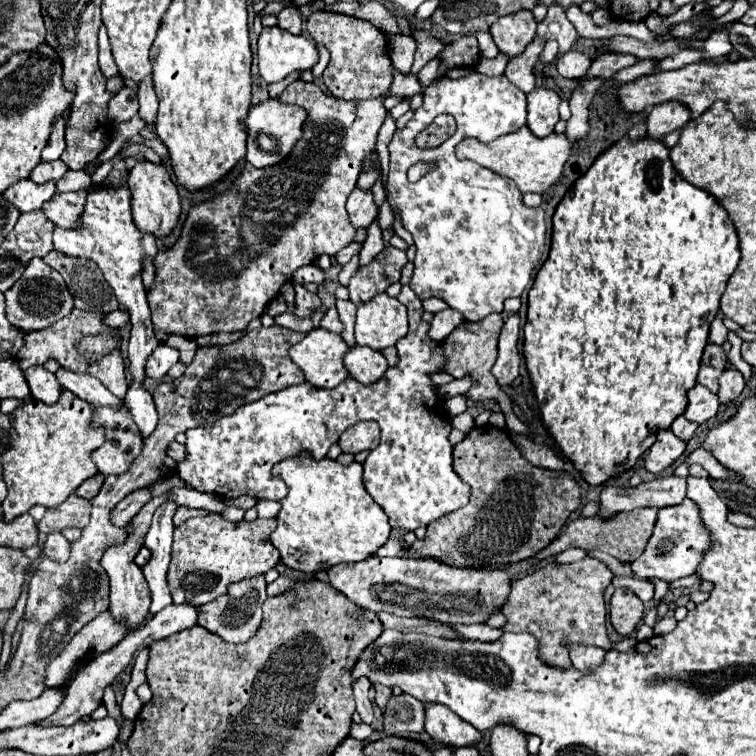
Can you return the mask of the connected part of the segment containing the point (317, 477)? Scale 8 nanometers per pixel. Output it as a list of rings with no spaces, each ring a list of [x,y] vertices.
[[[299,456],[299,460],[279,462],[275,466],[275,474],[279,474],[289,486],[289,494],[281,500],[283,506],[277,514],[277,530],[271,534],[271,544],[279,550],[285,566],[309,574],[317,570],[329,570],[341,562],[367,560],[389,540],[391,526],[387,522],[387,514],[371,500],[371,496],[367,496],[367,490],[363,488],[361,466],[341,466],[329,458],[311,462],[309,456]]]

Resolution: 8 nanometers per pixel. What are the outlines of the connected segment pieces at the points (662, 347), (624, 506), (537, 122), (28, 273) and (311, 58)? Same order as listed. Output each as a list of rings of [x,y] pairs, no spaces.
[[[619,140],[615,148],[609,148],[599,156],[599,160],[571,186],[565,200],[559,204],[553,216],[553,238],[547,262],[535,276],[533,288],[529,290],[529,310],[527,326],[523,328],[523,356],[529,372],[529,380],[537,398],[543,426],[549,436],[559,446],[563,458],[573,462],[575,470],[581,472],[583,480],[591,486],[605,484],[613,476],[623,474],[633,468],[635,462],[651,448],[659,430],[665,430],[681,416],[687,408],[687,392],[697,384],[695,376],[699,372],[699,362],[703,348],[707,344],[711,320],[719,312],[719,300],[731,272],[739,264],[739,244],[727,212],[719,202],[701,188],[687,184],[673,168],[669,160],[669,150],[661,140]]]
[[[659,476],[651,482],[641,482],[637,488],[605,486],[599,496],[599,512],[603,520],[613,518],[619,512],[631,512],[635,508],[675,506],[687,498],[687,478]]]
[[[535,88],[527,94],[527,128],[537,138],[545,138],[555,130],[559,122],[559,102],[557,92],[549,88]]]
[[[41,258],[31,260],[23,276],[11,286],[11,290],[5,292],[5,316],[15,328],[21,328],[23,332],[43,330],[55,324],[57,320],[65,318],[67,314],[71,314],[73,308],[75,308],[73,296],[67,292],[63,278]]]
[[[273,26],[263,28],[259,36],[257,58],[259,58],[257,62],[259,76],[267,84],[273,84],[287,78],[295,70],[299,72],[311,70],[319,60],[319,52],[313,40],[305,38],[303,34],[293,36]]]

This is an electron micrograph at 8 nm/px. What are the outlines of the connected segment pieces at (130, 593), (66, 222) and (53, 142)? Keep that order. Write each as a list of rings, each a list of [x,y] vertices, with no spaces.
[[[163,494],[163,496],[159,496],[159,498],[151,498],[151,500],[143,506],[143,510],[129,522],[127,528],[131,530],[131,534],[129,534],[127,542],[121,544],[121,546],[111,546],[111,548],[103,554],[103,560],[101,560],[101,566],[105,568],[105,572],[107,572],[109,580],[111,580],[111,606],[109,606],[109,610],[111,610],[111,614],[113,614],[119,622],[127,624],[129,630],[137,628],[137,626],[147,618],[147,608],[149,608],[149,604],[151,604],[151,596],[149,596],[147,582],[143,580],[143,572],[139,570],[139,566],[133,564],[133,558],[135,558],[135,554],[139,552],[139,548],[141,548],[141,544],[143,544],[143,538],[145,538],[147,528],[151,526],[151,516],[153,516],[153,512],[165,502],[165,498],[167,498],[167,494]]]
[[[83,188],[79,192],[67,192],[63,196],[53,196],[43,206],[43,212],[47,218],[53,220],[53,224],[61,228],[79,228],[87,194],[89,194],[89,188]]]
[[[60,115],[54,124],[47,146],[41,153],[41,161],[53,161],[60,158],[66,146],[64,135],[65,120]]]

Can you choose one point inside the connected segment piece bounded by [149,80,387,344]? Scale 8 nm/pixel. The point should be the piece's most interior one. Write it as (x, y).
(275, 220)

